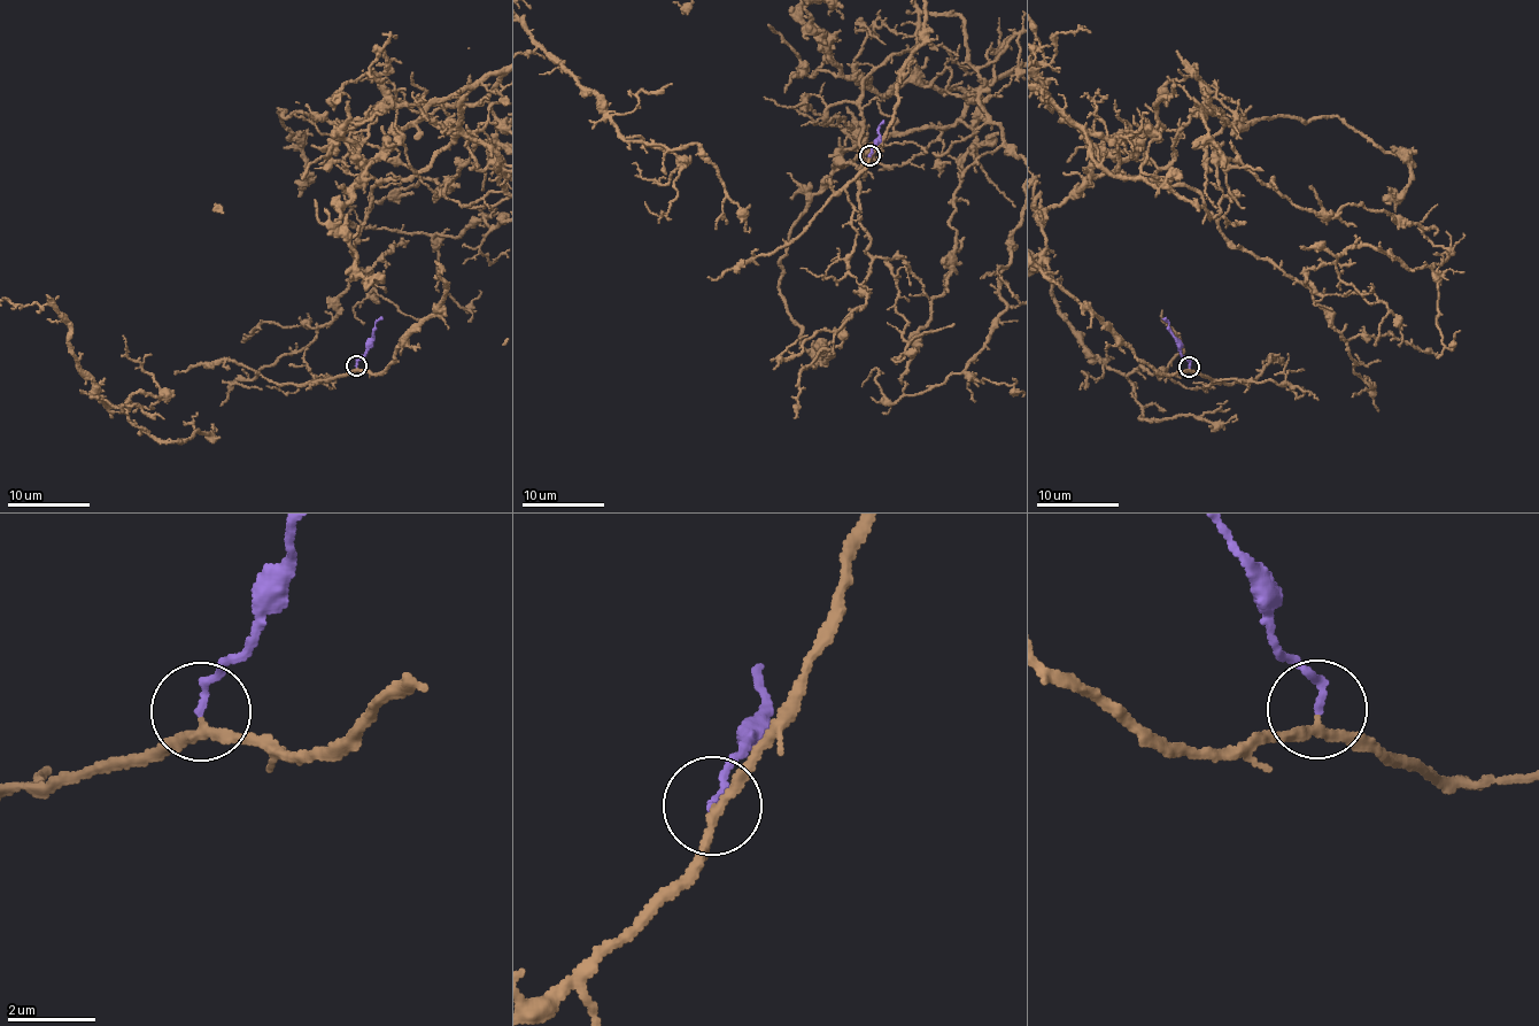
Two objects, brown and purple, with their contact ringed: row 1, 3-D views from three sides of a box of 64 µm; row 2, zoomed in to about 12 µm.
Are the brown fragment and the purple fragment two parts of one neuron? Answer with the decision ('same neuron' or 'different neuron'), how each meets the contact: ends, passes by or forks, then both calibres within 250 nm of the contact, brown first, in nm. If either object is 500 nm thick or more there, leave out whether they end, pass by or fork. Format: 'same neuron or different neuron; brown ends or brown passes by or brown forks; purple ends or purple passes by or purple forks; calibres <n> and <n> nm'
same neuron; brown passes by; purple ends; calibres 190 and 160 nm

